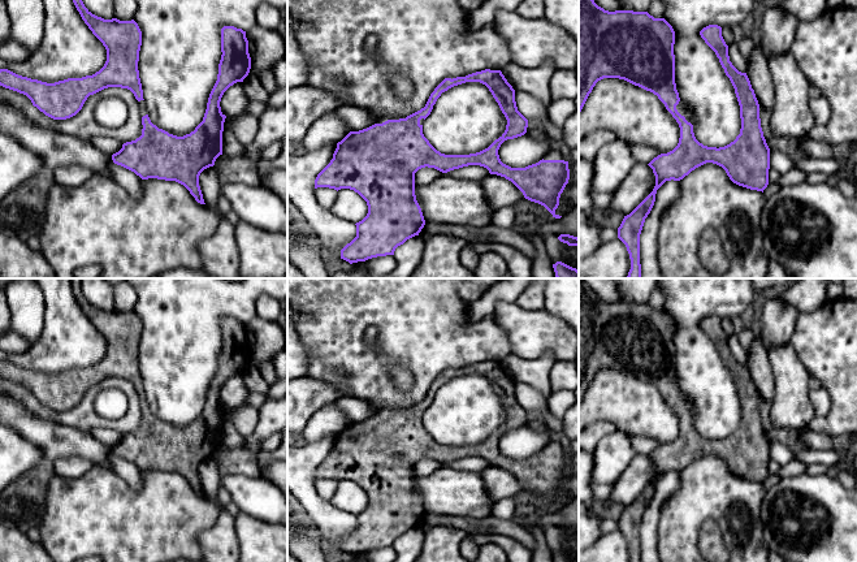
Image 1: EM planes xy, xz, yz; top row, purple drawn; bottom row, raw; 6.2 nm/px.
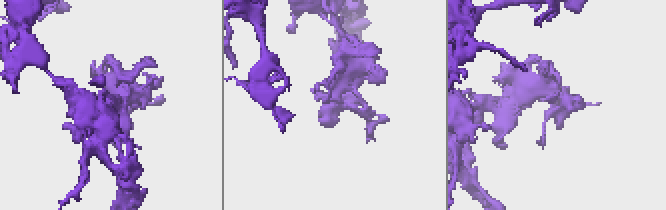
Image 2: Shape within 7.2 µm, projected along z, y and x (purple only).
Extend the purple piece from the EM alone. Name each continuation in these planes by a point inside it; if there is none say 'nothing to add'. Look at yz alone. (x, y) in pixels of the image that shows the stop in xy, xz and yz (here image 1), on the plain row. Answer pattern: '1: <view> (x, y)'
1: yz (682, 401)

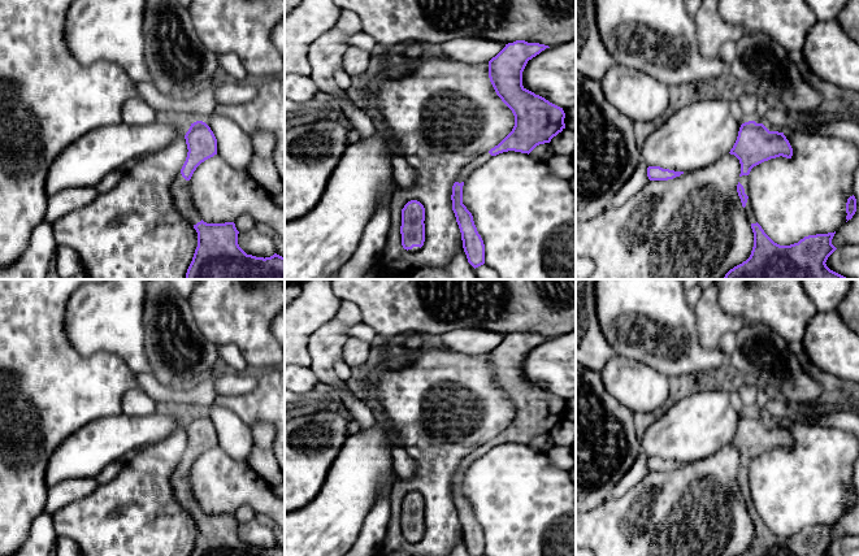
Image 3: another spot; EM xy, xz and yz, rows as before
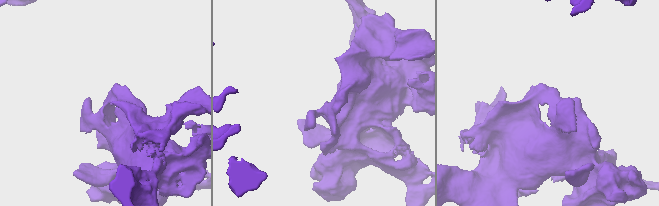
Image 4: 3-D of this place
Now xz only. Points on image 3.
1: xz (468, 460)

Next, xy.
1: xy (181, 478)

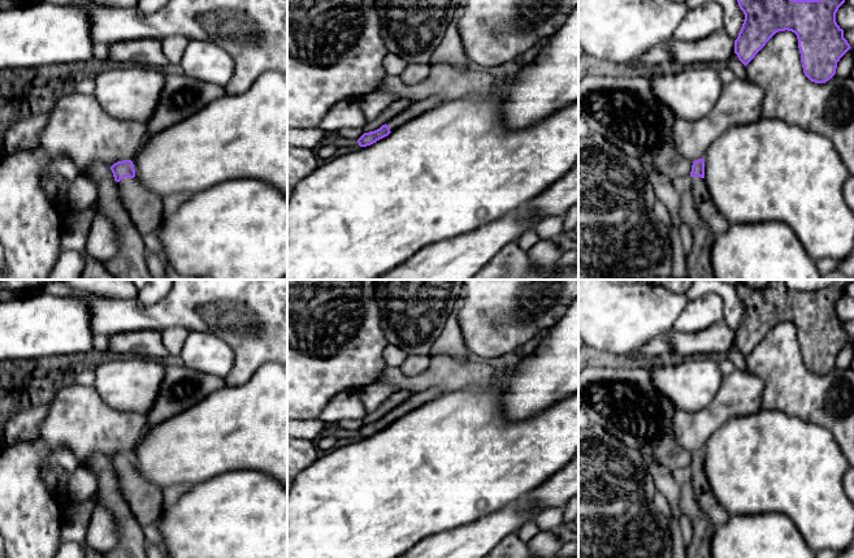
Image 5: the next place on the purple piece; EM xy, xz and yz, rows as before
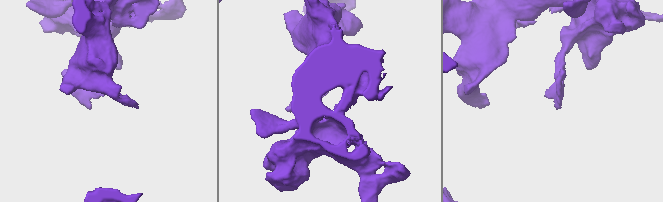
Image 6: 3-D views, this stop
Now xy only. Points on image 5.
1: xy (144, 498)

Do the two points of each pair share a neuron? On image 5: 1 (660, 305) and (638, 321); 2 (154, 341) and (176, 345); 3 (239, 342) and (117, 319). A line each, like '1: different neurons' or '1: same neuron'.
1: same neuron
2: different neurons
3: same neuron

